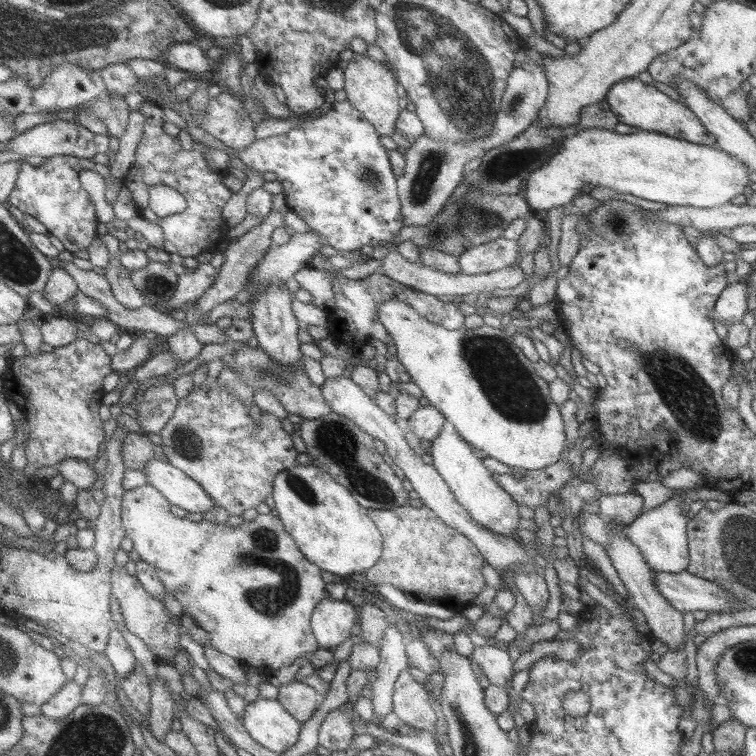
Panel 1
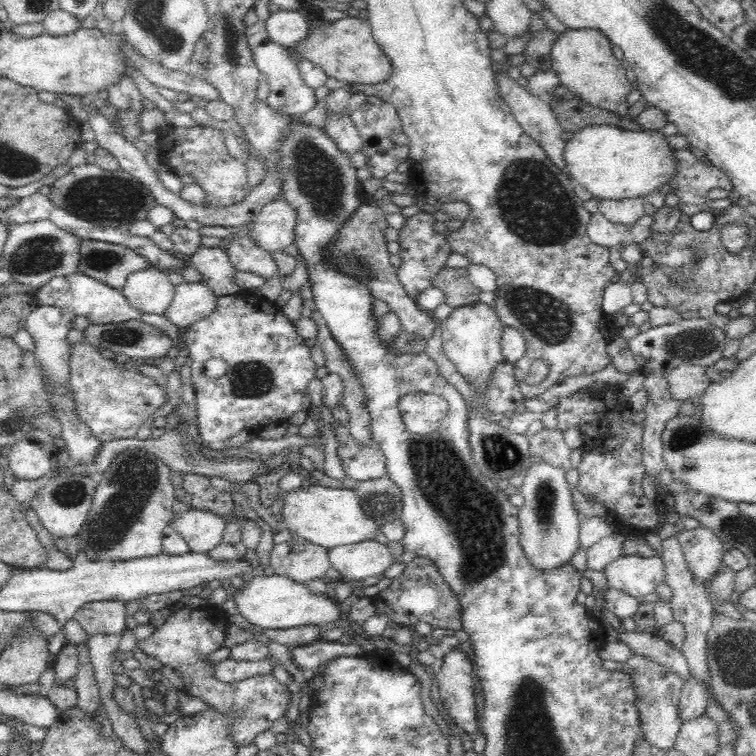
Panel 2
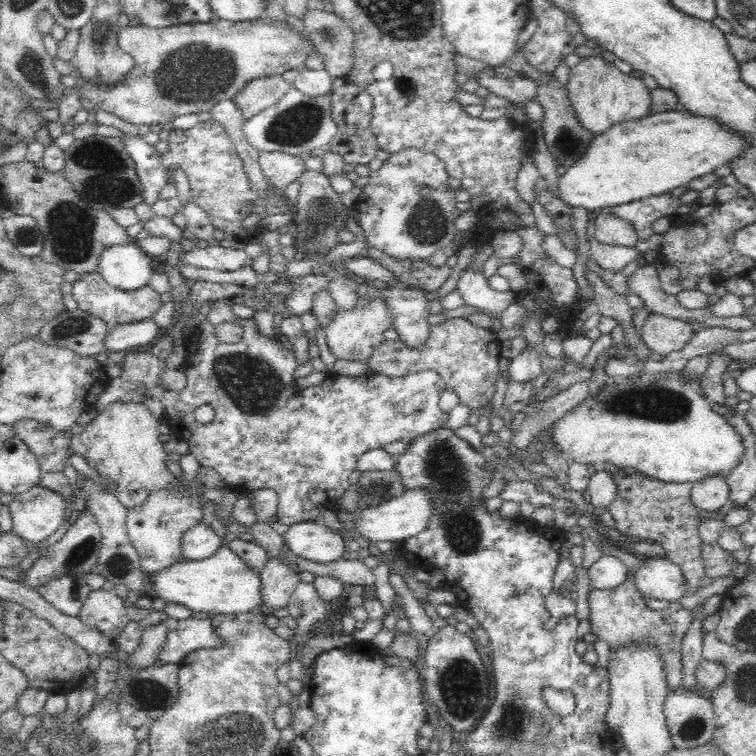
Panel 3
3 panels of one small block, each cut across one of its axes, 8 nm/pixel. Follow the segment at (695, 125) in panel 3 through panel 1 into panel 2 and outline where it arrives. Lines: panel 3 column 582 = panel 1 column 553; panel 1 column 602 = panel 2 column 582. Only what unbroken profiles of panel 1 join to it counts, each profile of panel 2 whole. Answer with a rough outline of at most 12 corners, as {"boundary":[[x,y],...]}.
{"boundary":[[592,126],[566,141],[593,198],[660,190],[676,159],[662,132]]}

